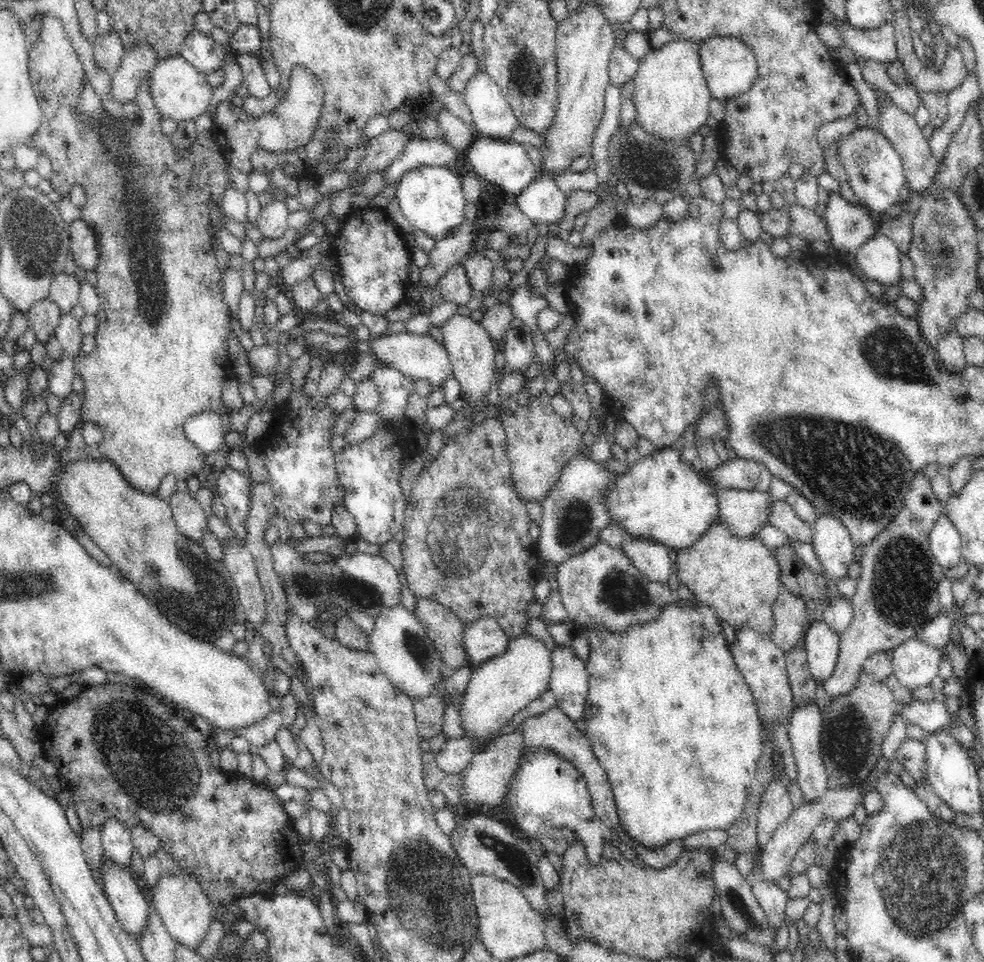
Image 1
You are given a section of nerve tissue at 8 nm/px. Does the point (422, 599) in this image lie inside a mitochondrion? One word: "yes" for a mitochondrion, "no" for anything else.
no

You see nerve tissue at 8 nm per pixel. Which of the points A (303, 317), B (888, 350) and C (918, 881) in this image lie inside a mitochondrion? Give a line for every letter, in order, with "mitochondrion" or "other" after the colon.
A: other
B: mitochondrion
C: mitochondrion

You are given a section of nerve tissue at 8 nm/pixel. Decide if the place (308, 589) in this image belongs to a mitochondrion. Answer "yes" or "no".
yes

